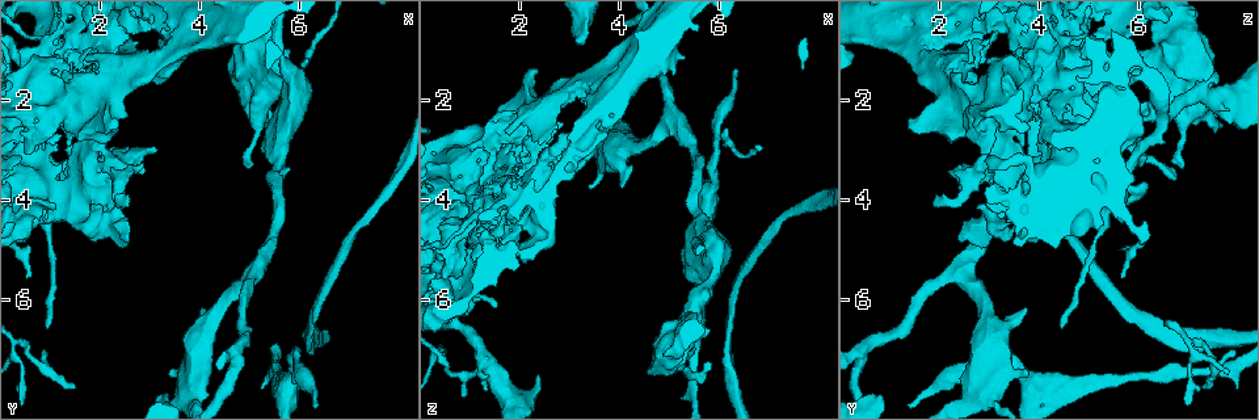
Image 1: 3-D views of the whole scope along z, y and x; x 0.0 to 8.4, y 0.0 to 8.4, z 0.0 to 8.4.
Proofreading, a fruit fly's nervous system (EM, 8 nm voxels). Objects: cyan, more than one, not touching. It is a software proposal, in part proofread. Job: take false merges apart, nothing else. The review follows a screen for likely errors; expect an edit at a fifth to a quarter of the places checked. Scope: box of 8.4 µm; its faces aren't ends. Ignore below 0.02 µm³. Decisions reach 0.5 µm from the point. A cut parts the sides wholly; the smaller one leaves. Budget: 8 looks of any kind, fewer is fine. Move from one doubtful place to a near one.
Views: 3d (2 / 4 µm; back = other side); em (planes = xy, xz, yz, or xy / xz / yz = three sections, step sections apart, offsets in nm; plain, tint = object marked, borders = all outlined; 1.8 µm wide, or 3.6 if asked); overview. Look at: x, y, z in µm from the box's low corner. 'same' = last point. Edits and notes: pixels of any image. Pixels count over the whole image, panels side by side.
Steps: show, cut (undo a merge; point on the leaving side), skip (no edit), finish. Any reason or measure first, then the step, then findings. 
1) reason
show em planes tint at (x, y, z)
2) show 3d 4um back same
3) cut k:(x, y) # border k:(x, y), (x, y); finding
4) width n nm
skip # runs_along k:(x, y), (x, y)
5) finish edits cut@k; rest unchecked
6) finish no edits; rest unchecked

thick turns thin
show em planes tint at (5.60, 2.95, 4.55)

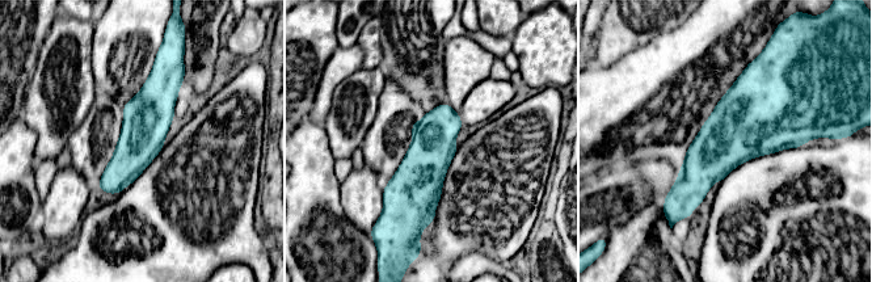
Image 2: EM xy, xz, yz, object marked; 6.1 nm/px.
skip # runs_along 2:(158, 70), (142, 138), (110, 190); one neuron here

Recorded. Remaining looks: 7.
closes a loop
show 3d 4um at (3.75, 0.80, 1.75)

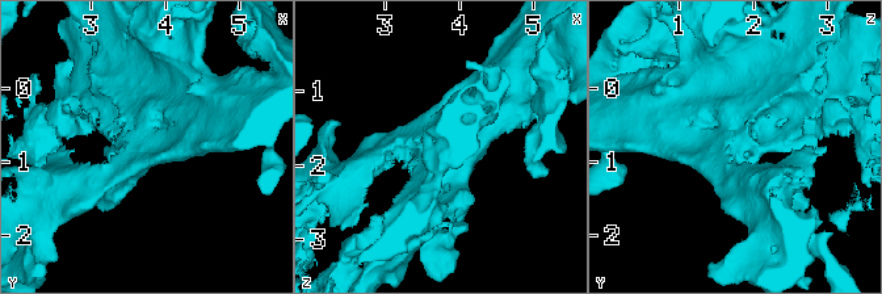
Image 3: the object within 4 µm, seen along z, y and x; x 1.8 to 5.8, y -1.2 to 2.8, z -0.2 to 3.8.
shape alone is not enough
show em planes plain at (3.70, 0.80, 1.75)

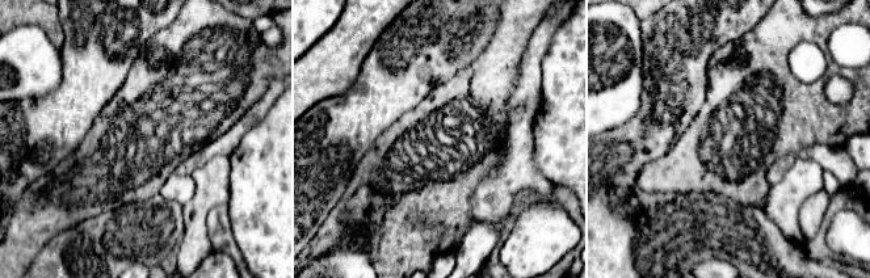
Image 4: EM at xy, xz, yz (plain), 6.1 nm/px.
where the object lies
show em planes tint same

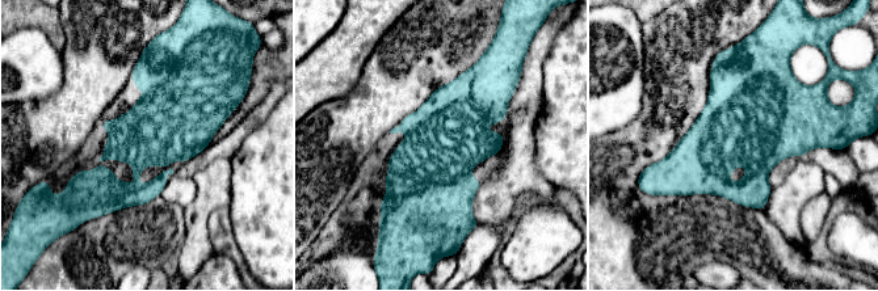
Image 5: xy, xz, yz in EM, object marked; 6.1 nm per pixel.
skip # one neuron here

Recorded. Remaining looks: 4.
arms part here
show 3d 2um back at (1.75, 2.10, 2.75)

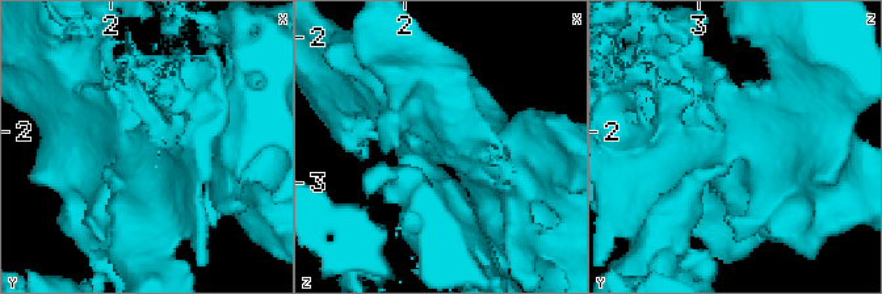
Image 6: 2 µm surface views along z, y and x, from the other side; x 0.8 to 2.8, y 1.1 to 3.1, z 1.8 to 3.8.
show em xz step 16 tint at (1.76, 2.12, 2.72)

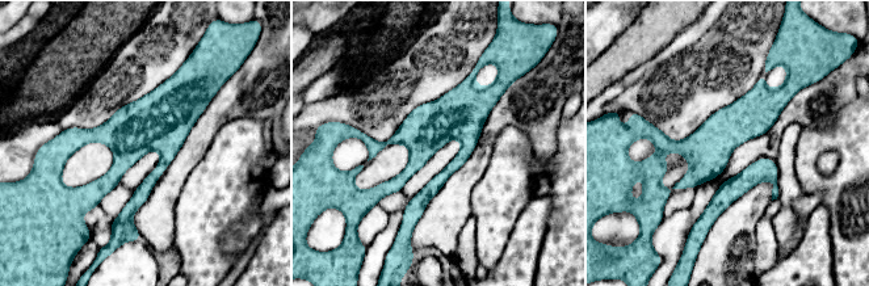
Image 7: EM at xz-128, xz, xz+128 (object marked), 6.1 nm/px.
show em planes tint same

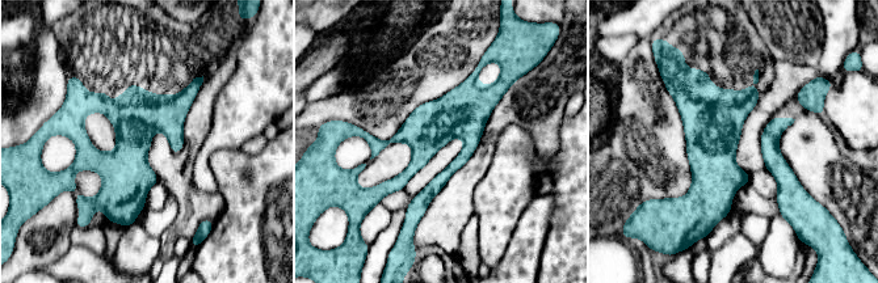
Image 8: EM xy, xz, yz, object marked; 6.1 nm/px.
skip # runs_along 8:(474, 76), (470, 147), (414, 219); continuous, no second neuron

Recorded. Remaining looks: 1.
finish no edits; rest unchecked

